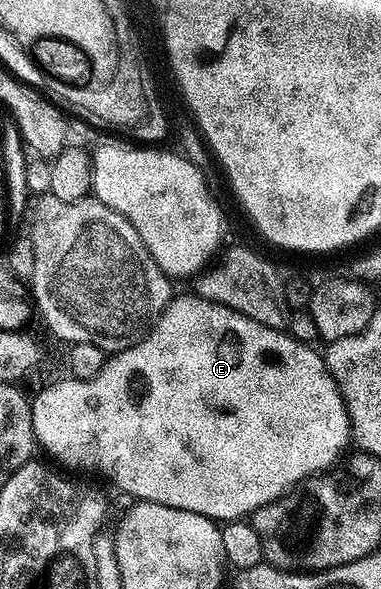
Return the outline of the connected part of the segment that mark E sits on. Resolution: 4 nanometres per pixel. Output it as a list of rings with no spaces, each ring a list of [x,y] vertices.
[[[198,295],[172,296],[171,302],[164,307],[163,314],[151,326],[147,335],[133,347],[110,354],[101,371],[93,375],[93,379],[66,380],[55,381],[52,385],[45,386],[36,397],[30,398],[33,431],[38,448],[44,449],[52,457],[52,462],[60,461],[64,470],[92,469],[93,472],[108,477],[121,492],[135,497],[131,499],[161,503],[165,507],[177,507],[181,511],[193,511],[202,517],[210,517],[216,523],[246,518],[288,493],[298,481],[332,468],[338,462],[335,460],[338,459],[339,452],[346,447],[347,441],[349,445],[352,440],[351,424],[339,388],[331,378],[331,372],[327,370],[324,354],[318,348],[293,340],[290,332],[271,330],[221,303],[211,302]]]

